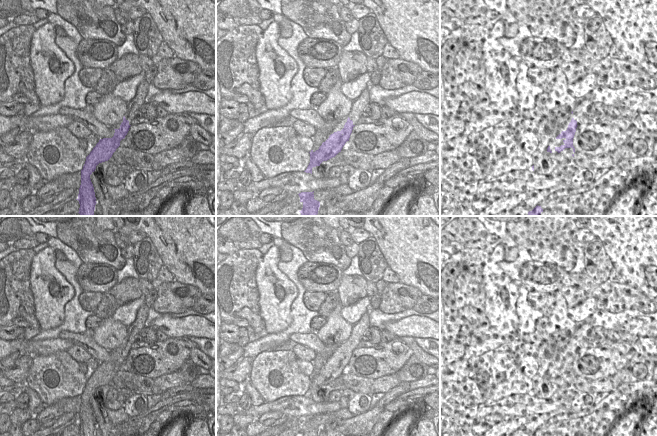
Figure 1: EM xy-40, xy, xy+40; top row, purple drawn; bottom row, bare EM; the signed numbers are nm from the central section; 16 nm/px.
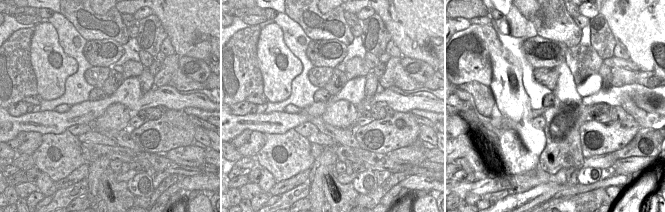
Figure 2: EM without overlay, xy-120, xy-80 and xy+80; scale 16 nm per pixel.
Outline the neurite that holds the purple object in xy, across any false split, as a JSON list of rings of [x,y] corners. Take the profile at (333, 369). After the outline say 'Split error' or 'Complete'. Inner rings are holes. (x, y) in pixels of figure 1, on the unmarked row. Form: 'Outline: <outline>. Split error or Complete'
Outline: [[[366,312],[361,316],[361,319],[352,326],[351,335],[344,352],[341,355],[331,358],[318,374],[315,376],[311,374],[309,376],[310,387],[304,396],[312,398],[313,391],[320,390],[323,385],[327,385],[341,376],[345,367],[349,365],[353,351],[360,342],[359,338],[364,335],[369,327],[369,314]]]. Split error.

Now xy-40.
Outline: [[[145,303],[139,308],[135,321],[128,327],[127,337],[123,341],[120,352],[114,353],[115,357],[112,362],[100,363],[86,381],[85,388],[81,394],[81,409],[76,423],[80,428],[79,436],[94,436],[97,426],[90,399],[95,395],[99,387],[108,385],[120,370],[120,365],[127,359],[131,345],[135,342],[135,336],[140,334],[145,328],[148,310],[149,307]]]. Split error.

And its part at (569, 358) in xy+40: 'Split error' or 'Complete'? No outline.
Split error.

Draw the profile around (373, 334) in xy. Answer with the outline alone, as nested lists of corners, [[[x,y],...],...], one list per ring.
[[[369,327],[365,331],[364,336],[373,344],[379,344],[381,342],[381,330],[378,327]]]

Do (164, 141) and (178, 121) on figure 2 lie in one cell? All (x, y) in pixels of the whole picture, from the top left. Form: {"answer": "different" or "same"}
{"answer": "same"}

